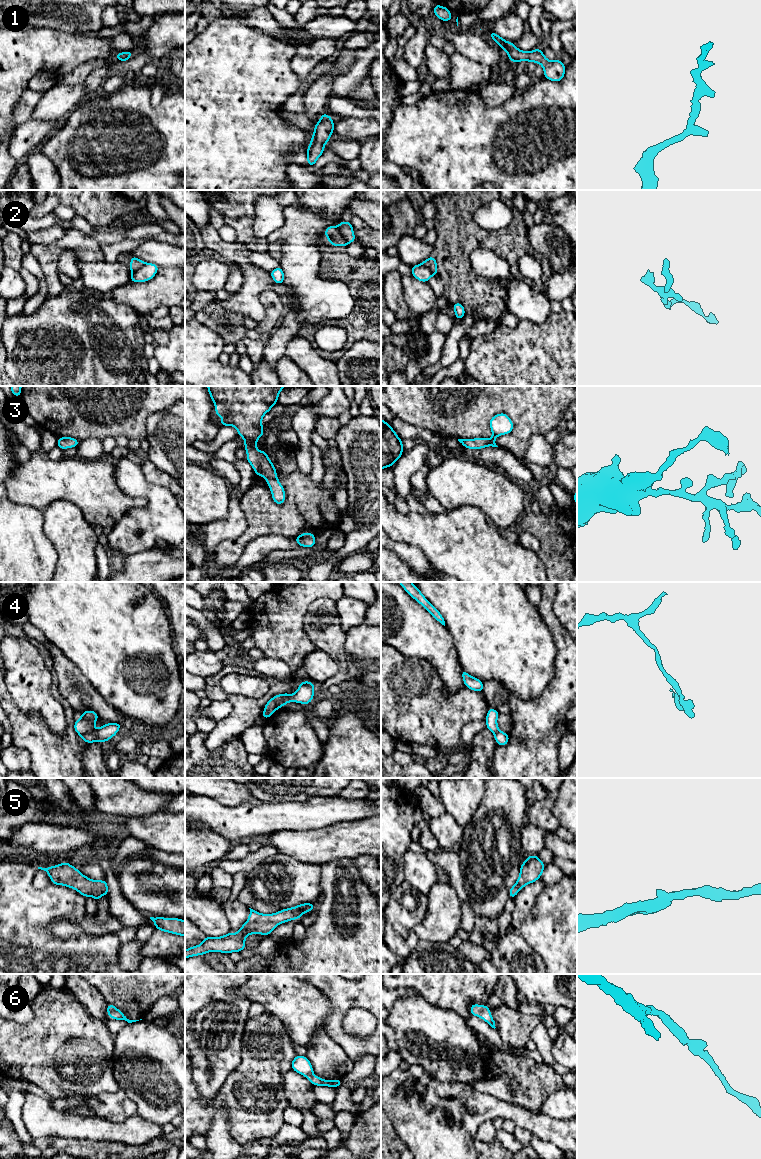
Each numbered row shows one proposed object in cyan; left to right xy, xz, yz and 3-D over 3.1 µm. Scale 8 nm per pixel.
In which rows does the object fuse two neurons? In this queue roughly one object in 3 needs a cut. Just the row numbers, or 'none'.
2, 4

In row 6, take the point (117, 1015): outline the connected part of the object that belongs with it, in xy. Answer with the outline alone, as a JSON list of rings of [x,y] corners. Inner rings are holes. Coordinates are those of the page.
[[[108,1003],[107,1006],[107,1014],[110,1018],[113,1018],[114,1020],[125,1020],[128,1023],[139,1021],[139,1020],[127,1019],[126,1016],[120,1010],[118,1010],[114,1005],[110,1003]]]

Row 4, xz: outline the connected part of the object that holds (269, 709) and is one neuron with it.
[[[289,693],[278,694],[272,697],[265,705],[262,718],[267,719],[275,712],[275,704],[285,696],[290,695]]]

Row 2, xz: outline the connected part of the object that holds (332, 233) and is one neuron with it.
[[[329,226],[324,231],[325,236],[329,240],[332,246],[344,246],[348,245],[348,242],[341,236],[336,226]]]

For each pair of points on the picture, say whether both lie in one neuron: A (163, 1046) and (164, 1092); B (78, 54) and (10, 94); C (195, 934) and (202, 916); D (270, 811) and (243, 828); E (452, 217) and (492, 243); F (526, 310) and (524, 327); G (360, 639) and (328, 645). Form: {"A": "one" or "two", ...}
{"A": "one", "B": "one", "C": "two", "D": "one", "E": "one", "F": "two", "G": "two"}

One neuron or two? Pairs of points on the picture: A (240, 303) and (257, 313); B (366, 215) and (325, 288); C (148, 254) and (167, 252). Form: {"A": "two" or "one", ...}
{"A": "one", "B": "two", "C": "one"}

